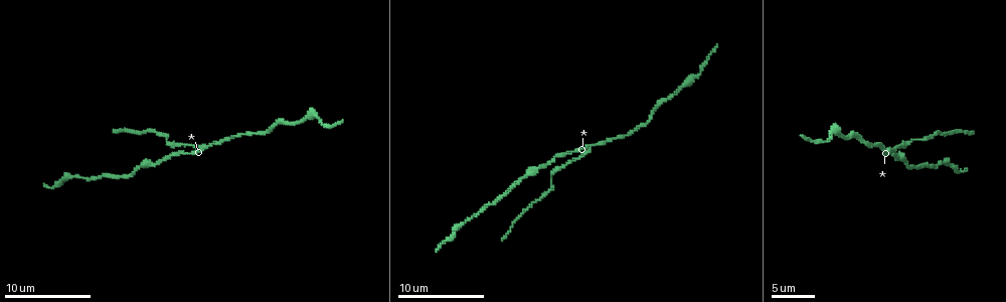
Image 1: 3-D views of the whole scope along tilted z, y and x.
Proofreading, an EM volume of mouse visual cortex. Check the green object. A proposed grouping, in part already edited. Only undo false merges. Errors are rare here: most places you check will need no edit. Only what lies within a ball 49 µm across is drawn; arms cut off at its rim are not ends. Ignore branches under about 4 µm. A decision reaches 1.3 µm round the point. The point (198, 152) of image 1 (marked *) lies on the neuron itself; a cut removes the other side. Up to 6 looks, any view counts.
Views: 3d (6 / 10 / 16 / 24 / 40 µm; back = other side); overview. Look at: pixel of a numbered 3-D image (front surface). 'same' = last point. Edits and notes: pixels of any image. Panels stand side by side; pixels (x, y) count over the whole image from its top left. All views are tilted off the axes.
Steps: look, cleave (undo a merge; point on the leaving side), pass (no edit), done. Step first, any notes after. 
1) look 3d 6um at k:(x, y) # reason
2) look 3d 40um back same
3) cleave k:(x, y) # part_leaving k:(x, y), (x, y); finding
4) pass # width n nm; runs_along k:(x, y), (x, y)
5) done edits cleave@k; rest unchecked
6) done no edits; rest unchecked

look 3d 10um at 1:(527, 173) # calibre changes

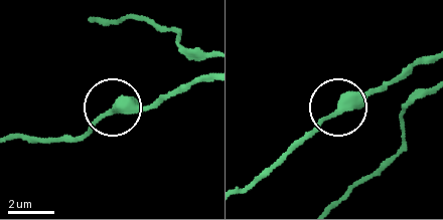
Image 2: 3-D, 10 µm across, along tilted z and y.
pass # width 400 nm; one neuron here

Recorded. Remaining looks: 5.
look 3d 10um at 1:(942, 165) # sudden change in width

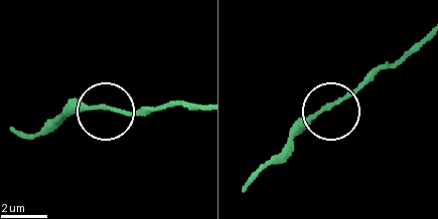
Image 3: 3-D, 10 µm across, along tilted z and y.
look 3d 6um at 3:(324, 107) # closer look

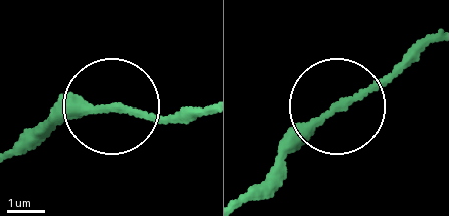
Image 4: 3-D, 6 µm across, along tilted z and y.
pass # width 200 nm; runs_along 4:(198, 111), (158, 117), (89, 106), (40, 122); all the same neuron

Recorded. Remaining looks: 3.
look 3d 6um at 1:(832, 131) # thick turns thin

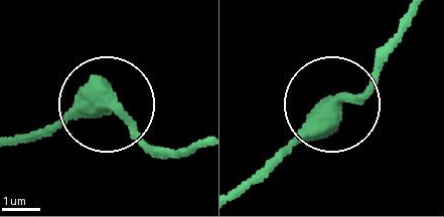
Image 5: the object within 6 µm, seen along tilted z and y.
look 3d 6um back at 5:(341, 104) # other side

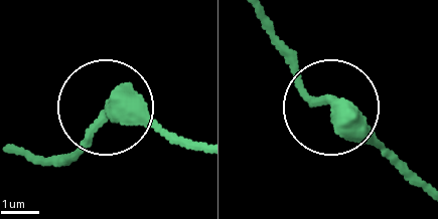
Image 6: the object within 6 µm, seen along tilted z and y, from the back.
pass # runs_along 6:(194, 148), (154, 126), (107, 117), (55, 162); continuous, no second neuron

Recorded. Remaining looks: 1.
done no edits; rest unchecked

